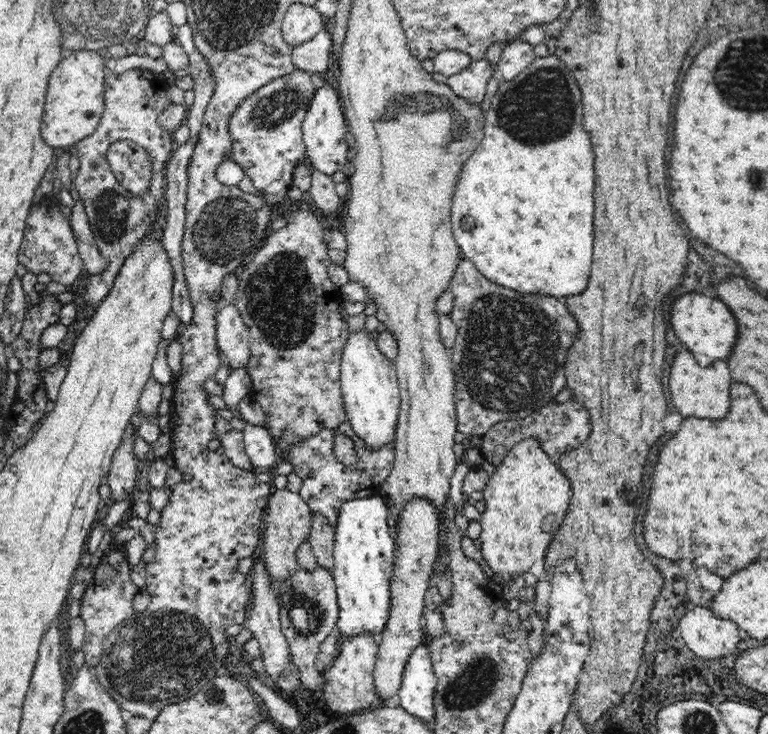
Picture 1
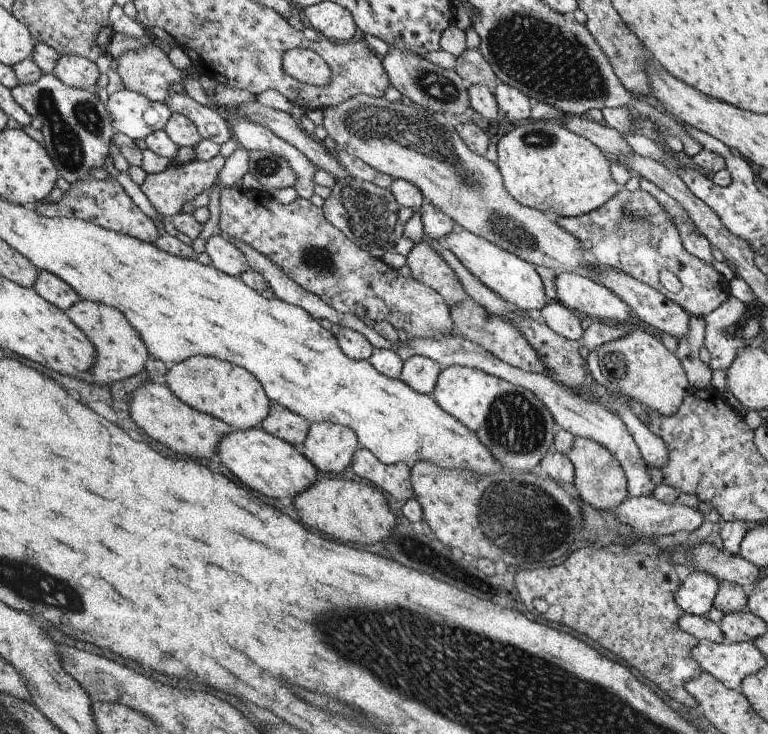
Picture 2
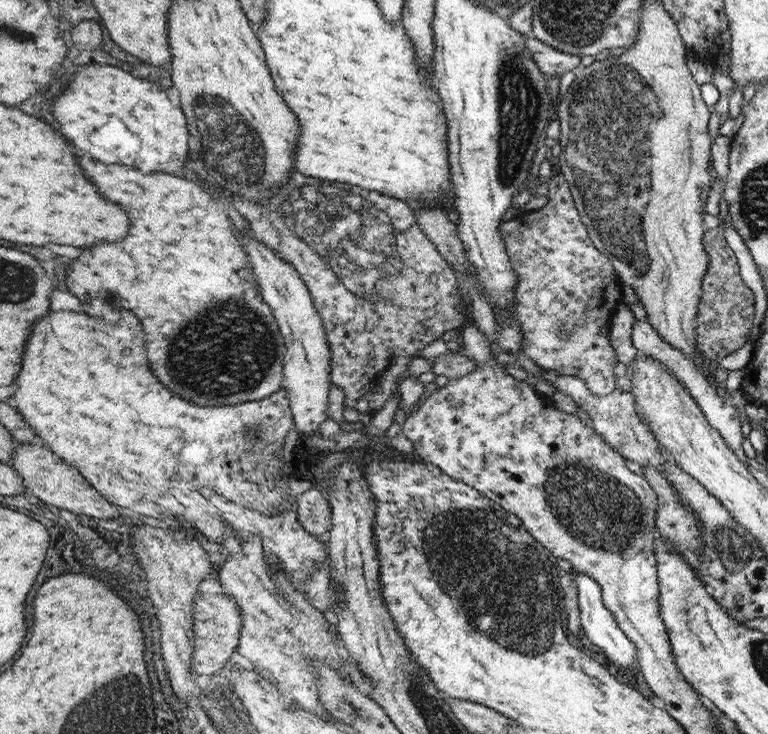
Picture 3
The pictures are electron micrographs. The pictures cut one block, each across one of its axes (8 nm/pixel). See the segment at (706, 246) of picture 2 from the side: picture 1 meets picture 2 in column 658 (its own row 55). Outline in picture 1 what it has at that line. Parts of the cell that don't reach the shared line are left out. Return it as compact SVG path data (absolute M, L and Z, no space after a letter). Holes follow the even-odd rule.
M186 24L175 29L174 43L179 43L182 50L188 57L188 66L184 68L186 75L190 75L194 79L195 97L190 109L187 109L187 123L190 129L190 139L197 143L199 132L202 128L203 116L212 98L214 92L214 75L212 69L206 61L206 57L198 51L198 47L194 45L194 33L192 33L192 26Z

